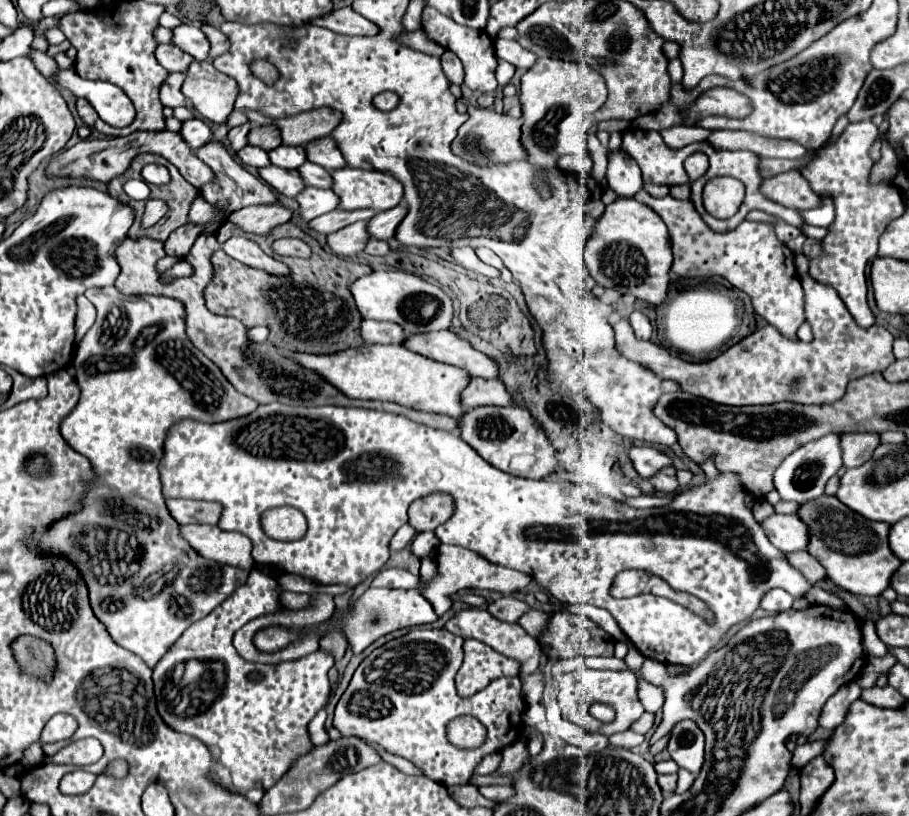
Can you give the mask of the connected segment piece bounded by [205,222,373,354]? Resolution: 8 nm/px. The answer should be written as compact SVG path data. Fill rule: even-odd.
M225 222L221 224L219 228L219 242L225 242L227 238L231 236L247 236L255 242L259 242L259 246L275 260L281 260L285 262L287 266L293 266L293 274L291 276L271 276L263 270L257 270L257 268L251 268L251 266L245 266L233 258L229 258L223 250L217 250L215 256L211 256L211 264L215 268L215 278L213 282L207 286L205 290L205 300L207 300L207 308L213 312L213 314L221 314L221 316L233 316L237 320L241 320L247 328L253 328L253 326L267 326L271 330L269 334L269 340L279 348L279 350L285 350L285 352L305 352L305 354L335 354L335 352L341 352L341 350L347 350L347 348L359 348L363 346L363 338L359 334L359 328L361 328L361 314L353 302L353 296L351 296L351 284L361 278L361 276L367 276L373 272L373 268L369 264L359 264L359 262L351 262L351 260L339 260L339 256L335 256L333 252L327 252L313 236L309 236L307 232L303 232L299 226L295 224L285 224L285 226L279 226L271 236L257 236L257 234L247 234L243 232L241 228L237 228L235 224L231 222ZM275 238L301 238L305 240L311 248L313 248L313 256L303 260L303 258L293 258L293 256L279 256L271 244Z

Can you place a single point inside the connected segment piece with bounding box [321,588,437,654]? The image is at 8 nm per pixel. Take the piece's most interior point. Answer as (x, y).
(379, 611)

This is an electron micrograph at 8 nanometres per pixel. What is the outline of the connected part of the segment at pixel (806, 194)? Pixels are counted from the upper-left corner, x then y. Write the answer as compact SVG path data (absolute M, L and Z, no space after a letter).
M799 172L779 174L777 178L765 180L761 184L761 192L787 208L809 210L819 206L819 196L811 190L809 182Z

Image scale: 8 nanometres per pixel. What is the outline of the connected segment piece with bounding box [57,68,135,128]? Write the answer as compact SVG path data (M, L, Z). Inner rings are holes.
M73 68L57 74L57 84L71 90L77 98L85 98L97 110L99 117L109 126L123 128L135 118L133 102L117 86L109 82L93 82L75 74Z

